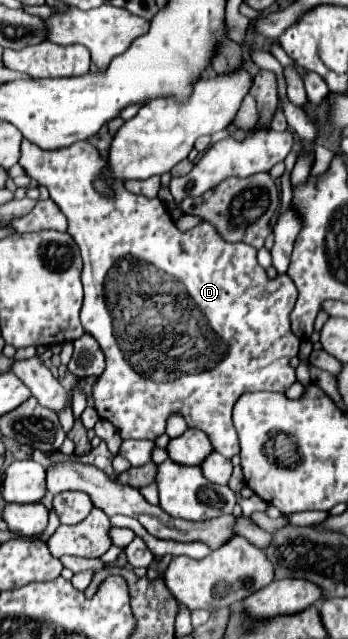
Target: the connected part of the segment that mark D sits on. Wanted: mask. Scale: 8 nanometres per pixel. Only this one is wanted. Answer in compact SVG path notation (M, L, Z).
M28 140L22 142L20 166L28 172L30 178L38 180L38 184L42 184L42 186L46 186L50 190L50 198L58 204L62 214L68 218L68 234L74 238L74 242L78 244L78 248L82 252L82 260L84 260L84 270L82 270L84 304L82 304L82 310L80 310L80 320L82 320L84 330L96 338L96 342L100 344L100 348L102 348L102 352L106 356L106 370L98 376L98 380L92 386L94 408L96 408L96 412L98 412L98 416L102 420L108 420L108 422L112 422L116 426L122 440L126 440L126 438L156 440L158 436L162 436L166 432L166 420L170 418L170 414L180 414L180 416L184 416L184 420L186 420L186 424L190 428L198 428L198 430L202 430L202 432L206 432L210 436L216 452L220 452L226 458L232 458L240 450L238 434L236 434L236 428L232 424L232 406L234 406L234 402L244 392L256 392L256 390L272 390L272 392L282 392L284 394L296 382L294 368L288 364L288 360L292 356L296 356L298 348L300 348L300 340L298 340L298 336L294 336L294 332L290 328L290 312L292 312L294 302L296 302L294 282L286 274L270 280L266 270L256 262L256 248L250 248L248 244L242 244L242 242L226 242L218 234L216 226L206 222L206 220L202 220L198 226L194 226L194 228L190 228L186 232L180 232L160 198L150 200L146 196L136 196L132 192L126 192L124 186L120 186L120 184L114 186L114 198L98 196L94 192L94 188L92 188L92 180L94 180L94 176L98 176L102 164L104 164L104 158L88 142L72 144L70 148L60 148L58 152L42 150L42 148L38 148L36 144L32 144Z

